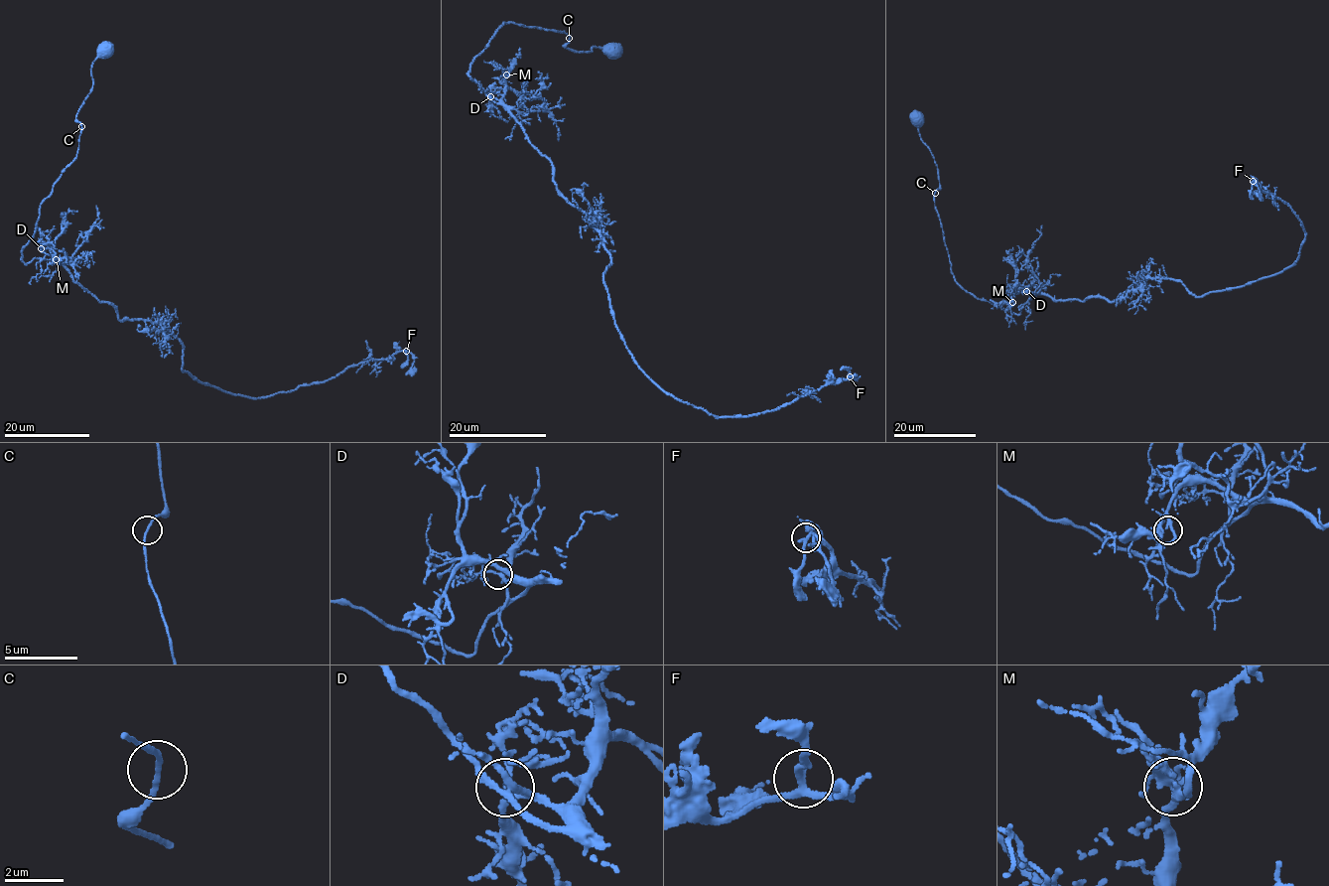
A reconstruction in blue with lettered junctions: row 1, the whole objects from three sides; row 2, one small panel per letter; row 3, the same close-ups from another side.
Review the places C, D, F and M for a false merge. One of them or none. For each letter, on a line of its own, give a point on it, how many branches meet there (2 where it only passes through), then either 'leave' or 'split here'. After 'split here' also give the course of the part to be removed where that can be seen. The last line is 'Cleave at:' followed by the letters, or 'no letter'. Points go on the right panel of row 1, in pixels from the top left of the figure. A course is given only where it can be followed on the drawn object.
C: (935, 193) | 2 | leave
D: (1026, 291) | 3 | leave
F: (1253, 181) | 3 | leave
M: (1012, 302) | 2 | leave
Cleave at: no letter

